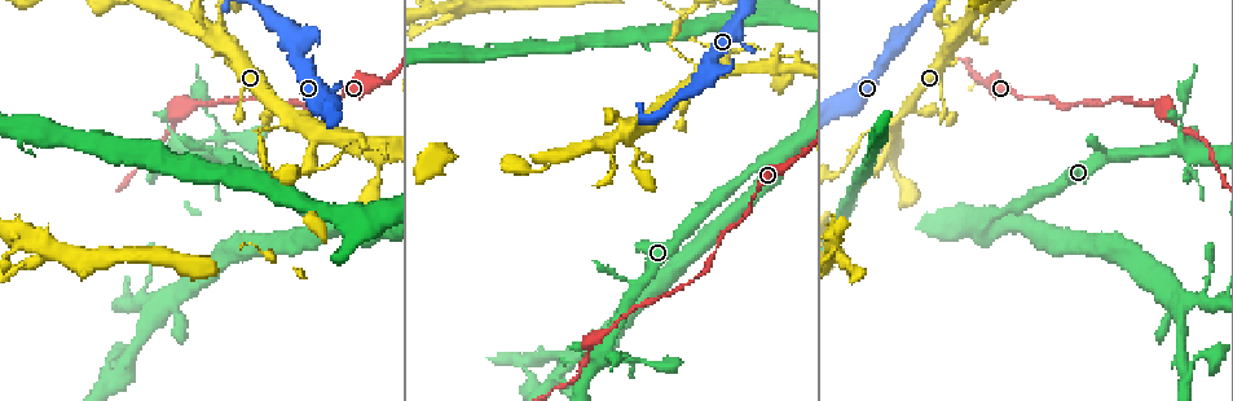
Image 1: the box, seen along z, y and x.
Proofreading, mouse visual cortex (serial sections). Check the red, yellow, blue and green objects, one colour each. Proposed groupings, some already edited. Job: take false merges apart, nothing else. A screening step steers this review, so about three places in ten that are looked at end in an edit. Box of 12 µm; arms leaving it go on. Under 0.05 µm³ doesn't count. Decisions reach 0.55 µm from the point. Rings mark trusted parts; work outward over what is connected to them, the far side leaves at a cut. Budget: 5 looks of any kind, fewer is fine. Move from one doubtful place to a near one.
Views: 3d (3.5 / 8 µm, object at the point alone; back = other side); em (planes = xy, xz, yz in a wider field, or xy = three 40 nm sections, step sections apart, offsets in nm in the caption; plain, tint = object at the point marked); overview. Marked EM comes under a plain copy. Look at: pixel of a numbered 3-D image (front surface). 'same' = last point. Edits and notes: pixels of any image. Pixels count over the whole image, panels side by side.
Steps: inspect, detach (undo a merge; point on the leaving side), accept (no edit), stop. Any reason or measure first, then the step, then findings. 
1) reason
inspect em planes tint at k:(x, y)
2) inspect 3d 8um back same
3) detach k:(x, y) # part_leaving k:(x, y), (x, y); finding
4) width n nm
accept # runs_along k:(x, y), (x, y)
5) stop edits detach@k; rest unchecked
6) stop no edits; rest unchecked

calibre changes
inspect 3d 3.5um at 1:(277, 127)

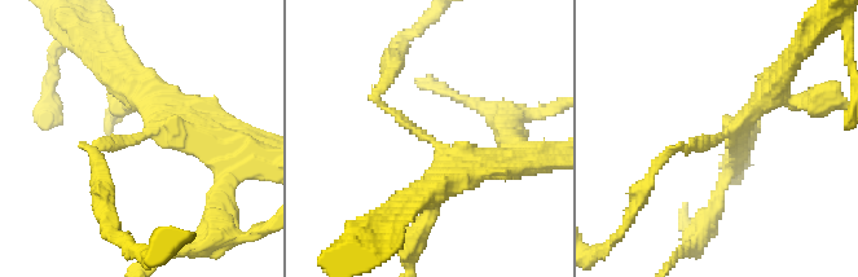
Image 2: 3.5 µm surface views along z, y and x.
arm_widths 100, 250 nm; now the EM
inspect em xy step 1 tint at 2:(425, 136)

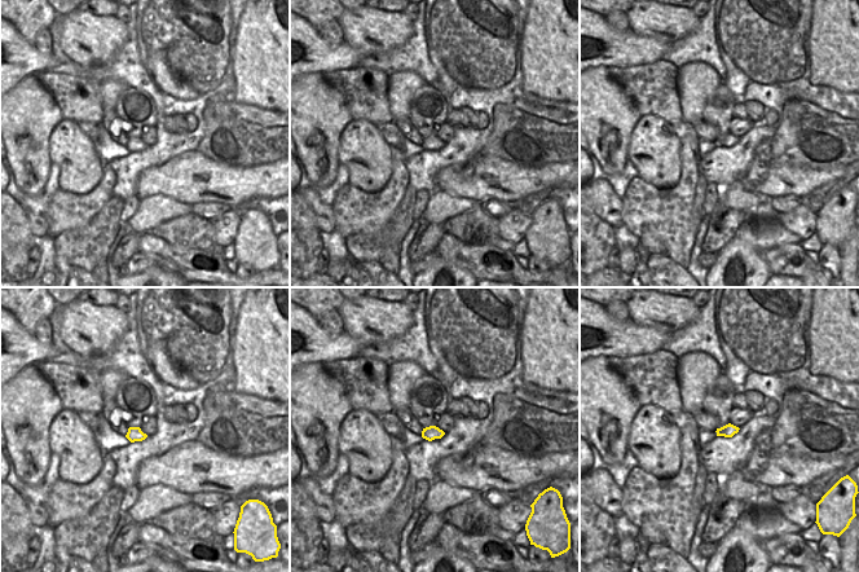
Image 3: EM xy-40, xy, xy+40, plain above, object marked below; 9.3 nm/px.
detach 2:(699, 141) # two cells meet here

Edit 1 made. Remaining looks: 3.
arms part here
inspect em xy step 1 tint at 1:(893, 44)

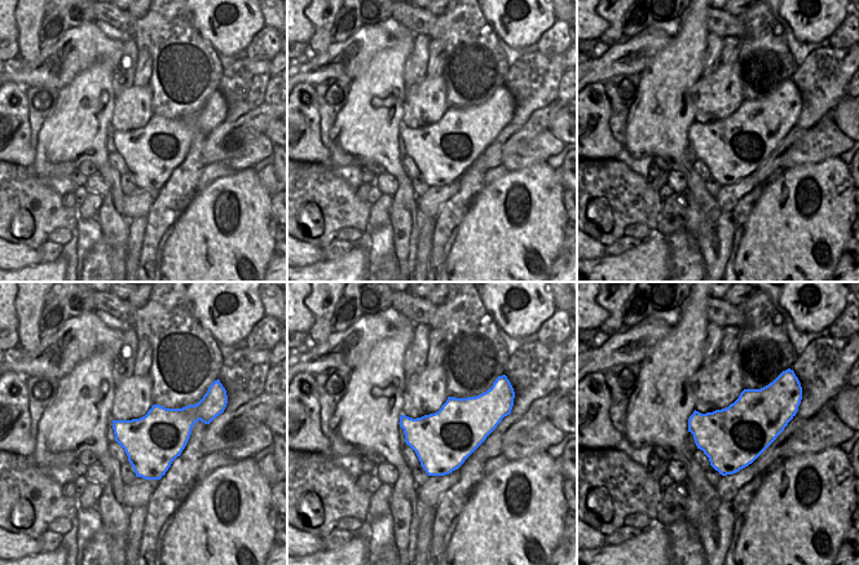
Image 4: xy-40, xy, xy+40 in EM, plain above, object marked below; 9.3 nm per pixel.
inspect 3d 3.5um same

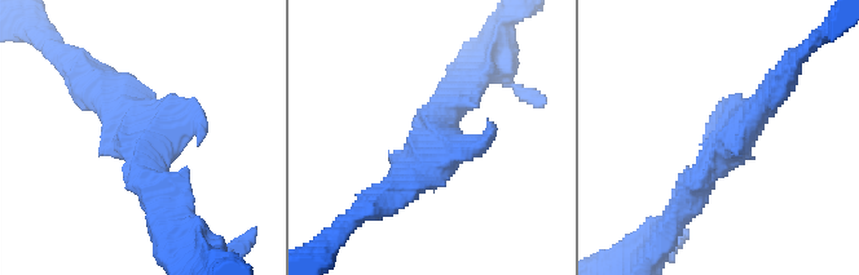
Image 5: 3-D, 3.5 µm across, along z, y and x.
accept # runs_along 5:(677, 214), (700, 178), (772, 92); continuous, no second cell

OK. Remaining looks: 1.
stop edits detach@2; rest unchecked

